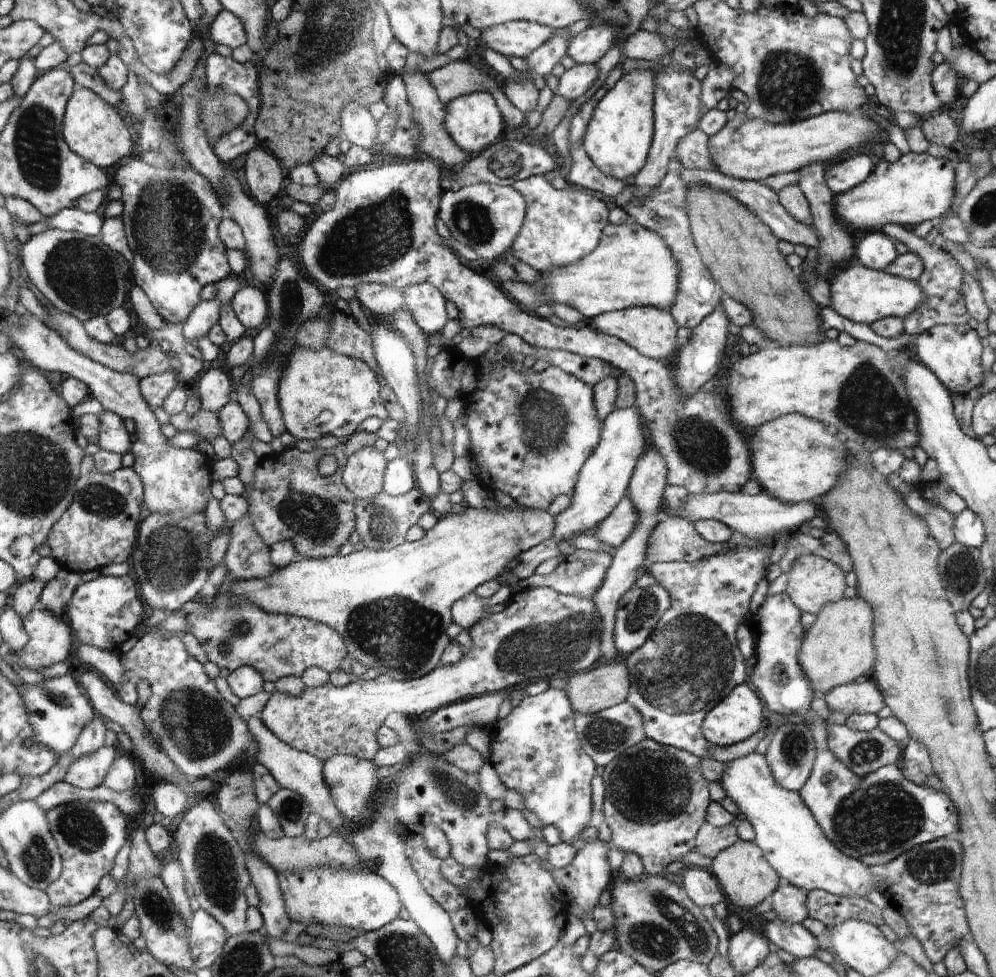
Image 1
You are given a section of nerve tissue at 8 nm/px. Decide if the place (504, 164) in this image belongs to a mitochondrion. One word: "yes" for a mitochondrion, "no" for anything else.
yes

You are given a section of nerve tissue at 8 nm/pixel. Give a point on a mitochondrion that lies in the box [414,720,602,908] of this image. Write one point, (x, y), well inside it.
(454, 791)

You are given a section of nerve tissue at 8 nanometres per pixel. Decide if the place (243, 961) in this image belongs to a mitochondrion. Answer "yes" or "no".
yes

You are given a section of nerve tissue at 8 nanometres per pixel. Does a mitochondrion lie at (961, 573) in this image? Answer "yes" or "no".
yes

